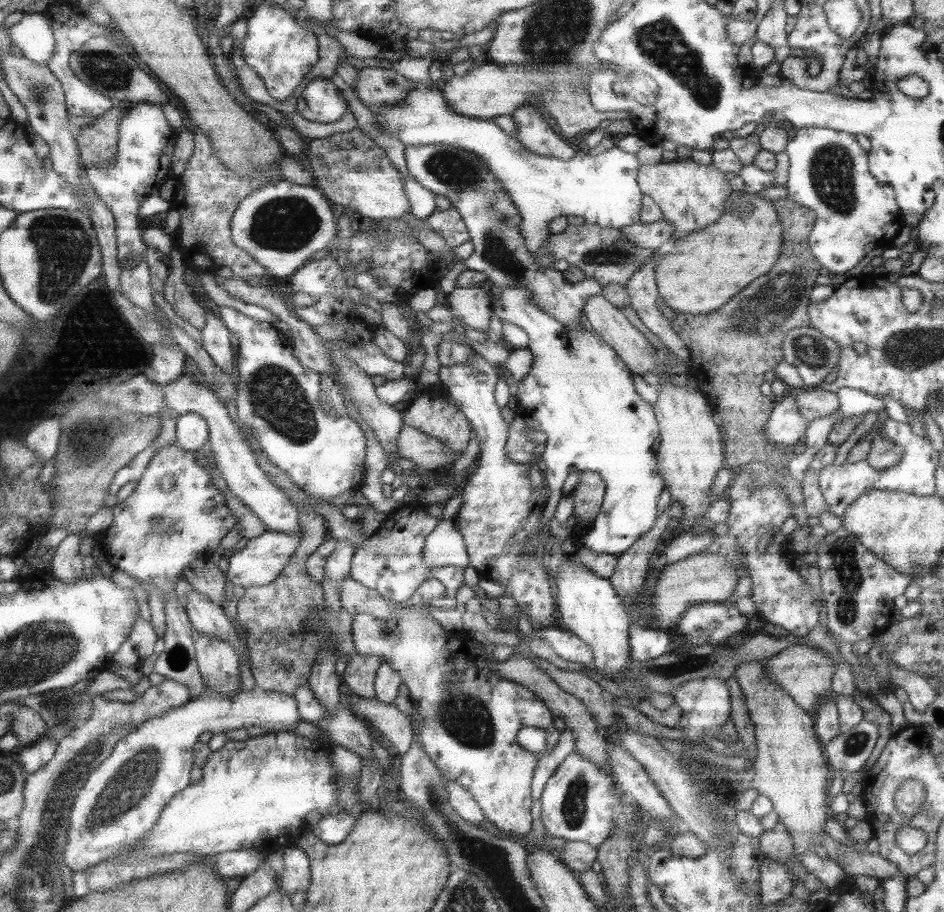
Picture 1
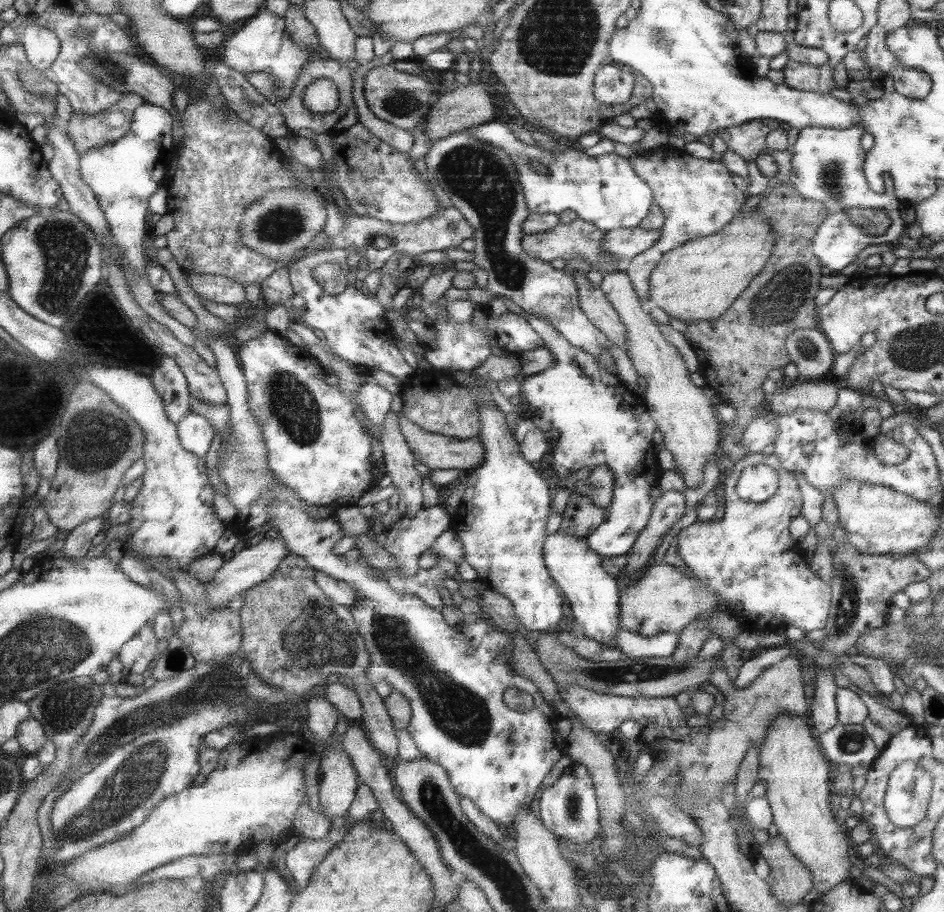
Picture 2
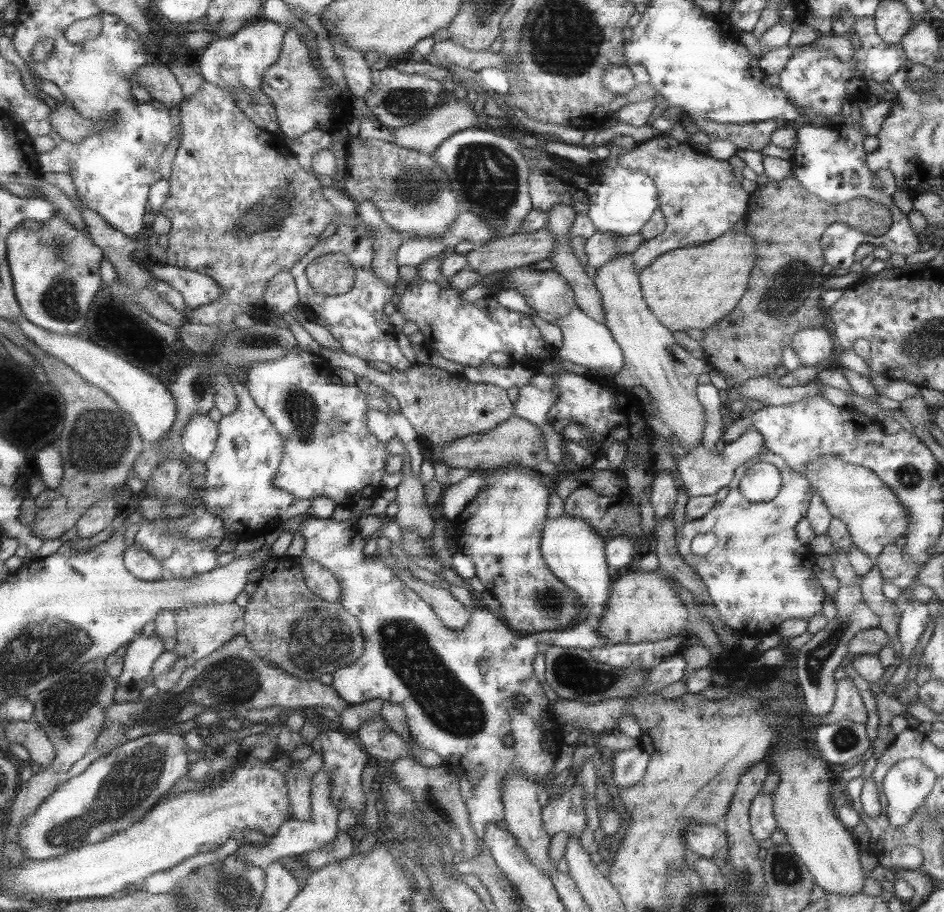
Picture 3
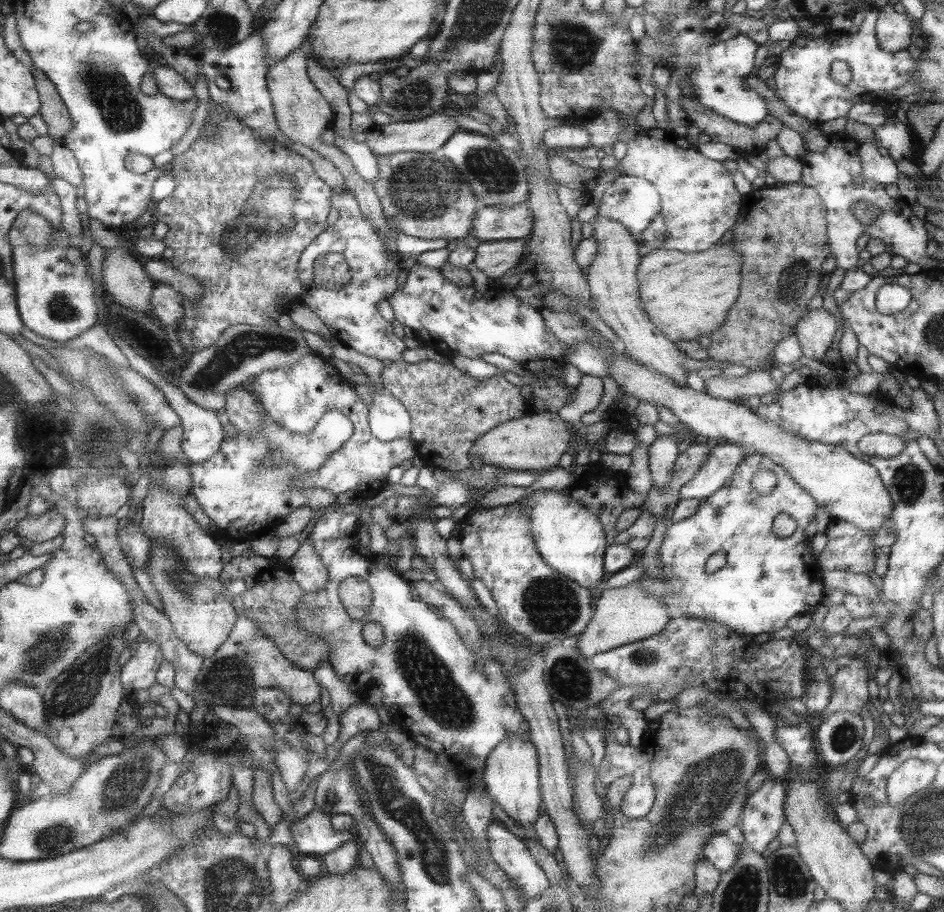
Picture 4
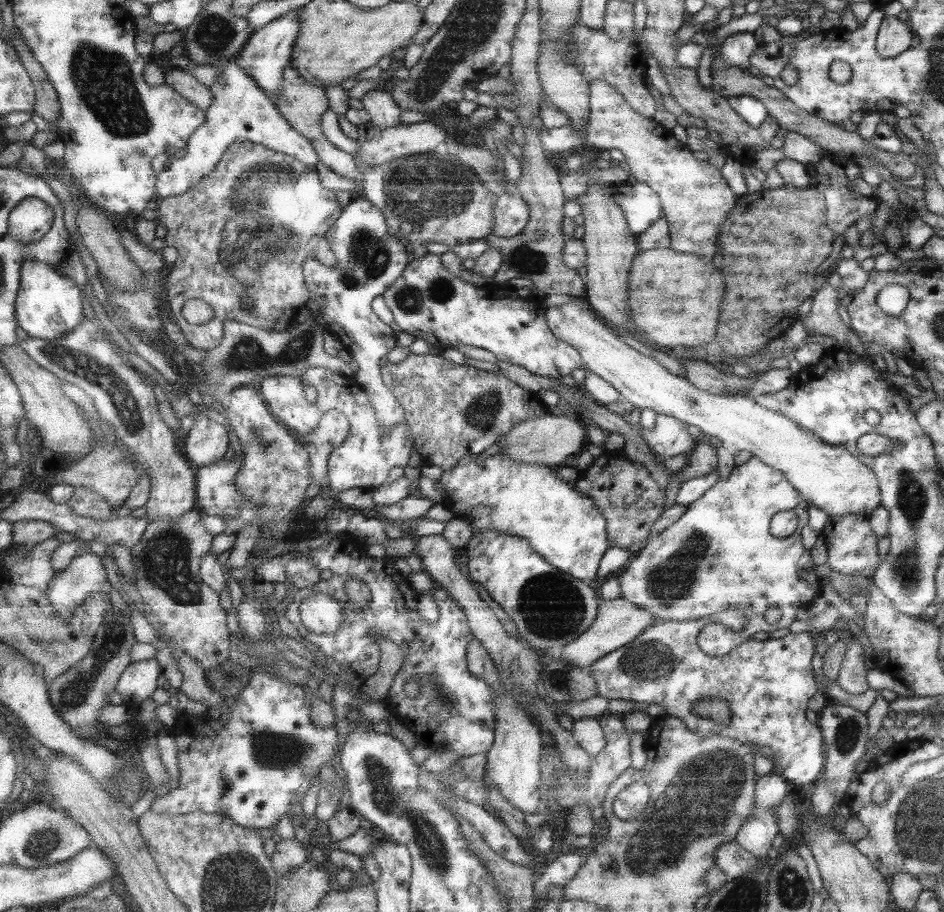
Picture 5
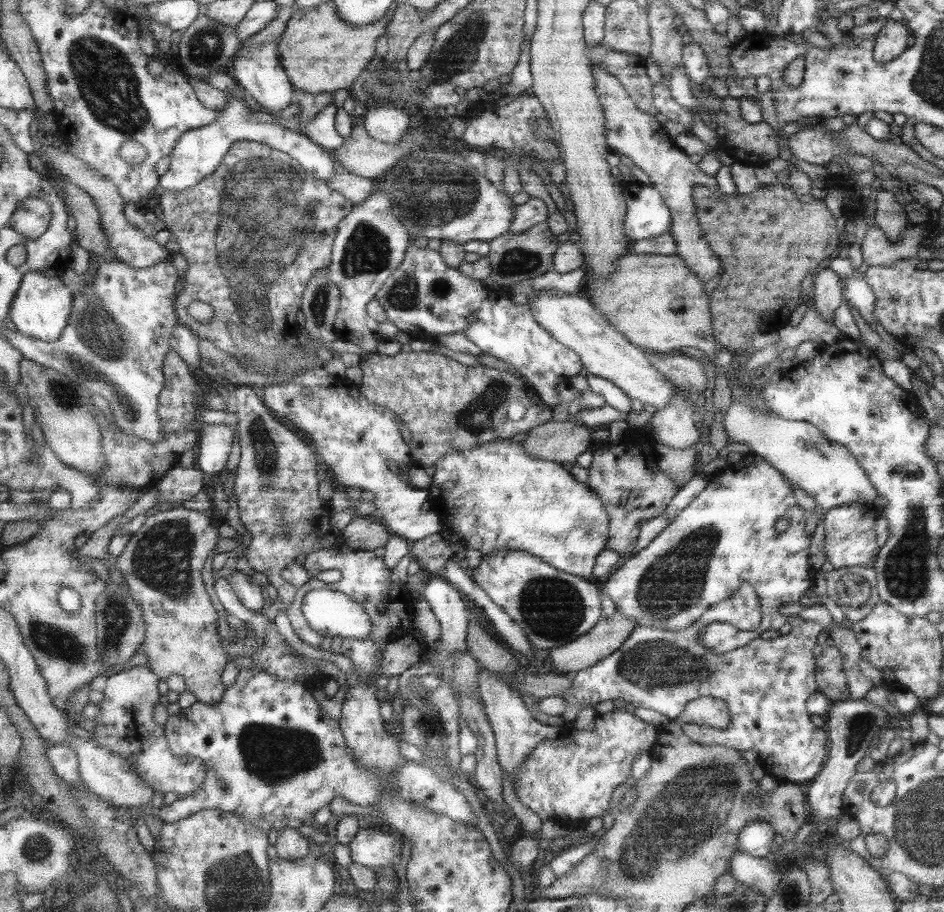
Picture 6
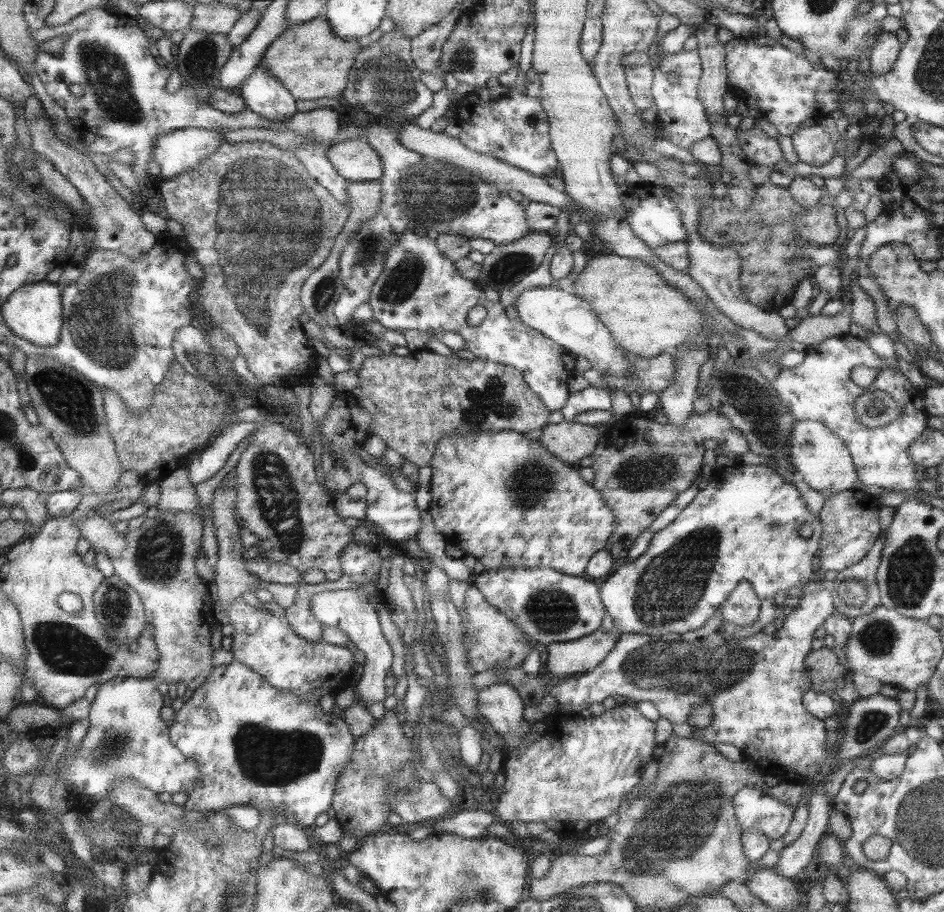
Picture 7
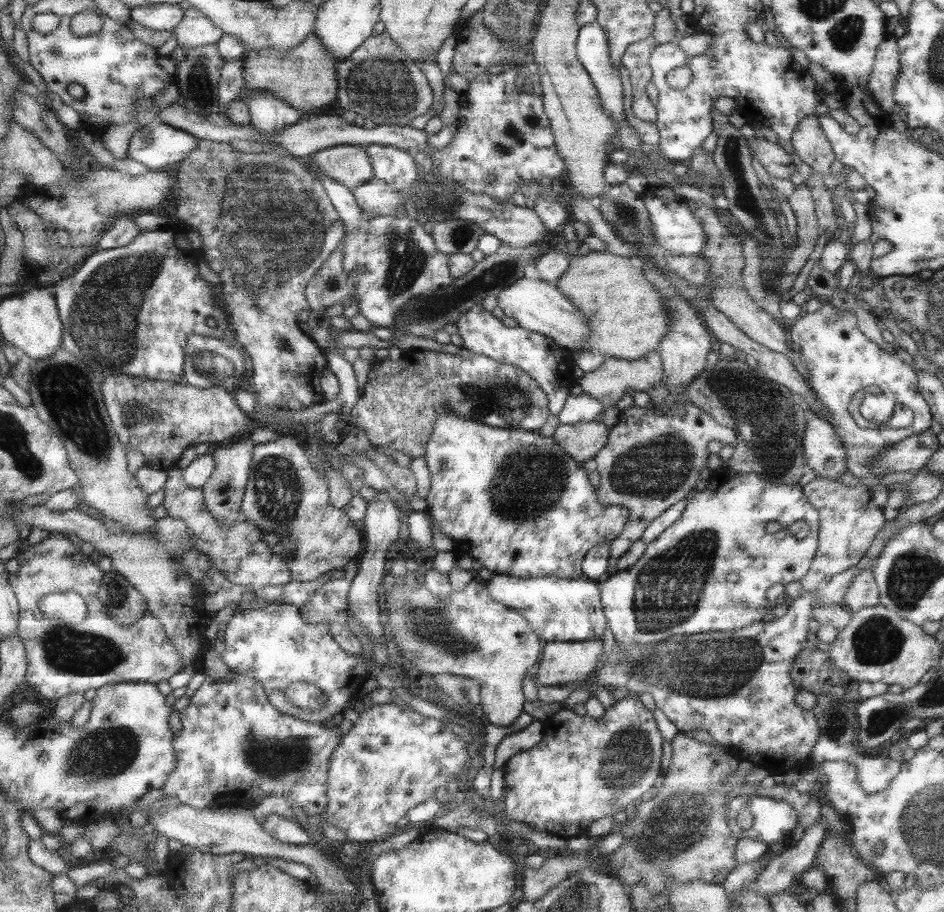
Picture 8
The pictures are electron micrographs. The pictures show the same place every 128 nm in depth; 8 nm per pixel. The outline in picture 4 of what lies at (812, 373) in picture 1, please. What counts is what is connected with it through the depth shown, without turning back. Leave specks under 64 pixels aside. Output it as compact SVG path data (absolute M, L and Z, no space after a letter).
M811 309L794 326L800 352L805 359L820 361L831 344L837 322L824 309Z

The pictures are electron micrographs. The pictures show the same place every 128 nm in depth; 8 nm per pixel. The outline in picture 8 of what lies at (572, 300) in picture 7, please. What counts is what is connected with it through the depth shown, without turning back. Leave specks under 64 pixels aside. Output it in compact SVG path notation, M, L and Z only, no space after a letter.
M524 277L506 286L496 294L496 306L505 316L511 316L523 330L534 331L550 339L566 351L579 351L583 341L589 337L588 318L567 298L563 298L555 284L541 280L527 280Z

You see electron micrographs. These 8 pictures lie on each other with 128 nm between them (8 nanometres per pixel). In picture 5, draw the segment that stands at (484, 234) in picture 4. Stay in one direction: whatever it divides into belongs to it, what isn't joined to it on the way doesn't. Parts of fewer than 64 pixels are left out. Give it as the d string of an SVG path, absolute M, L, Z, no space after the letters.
M514 186L509 192L497 194L491 211L493 211L491 235L500 238L518 236L529 220L529 209Z

